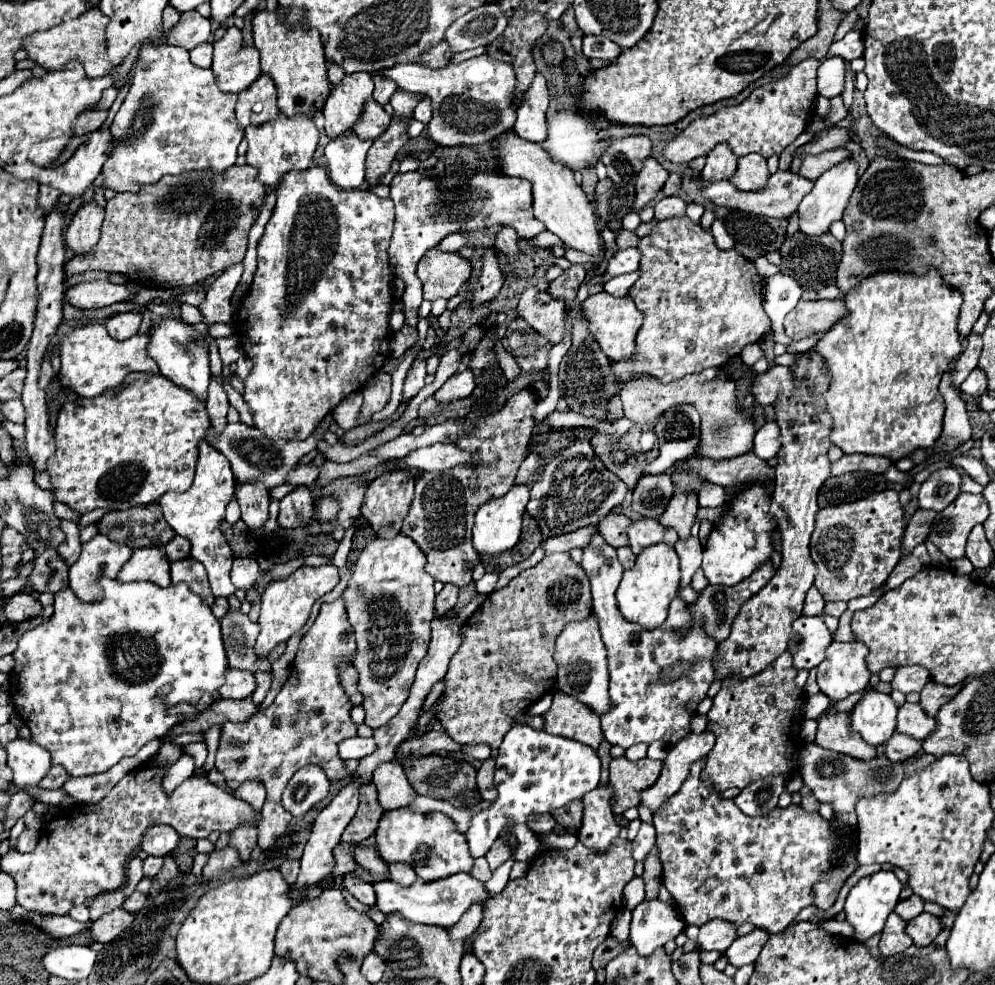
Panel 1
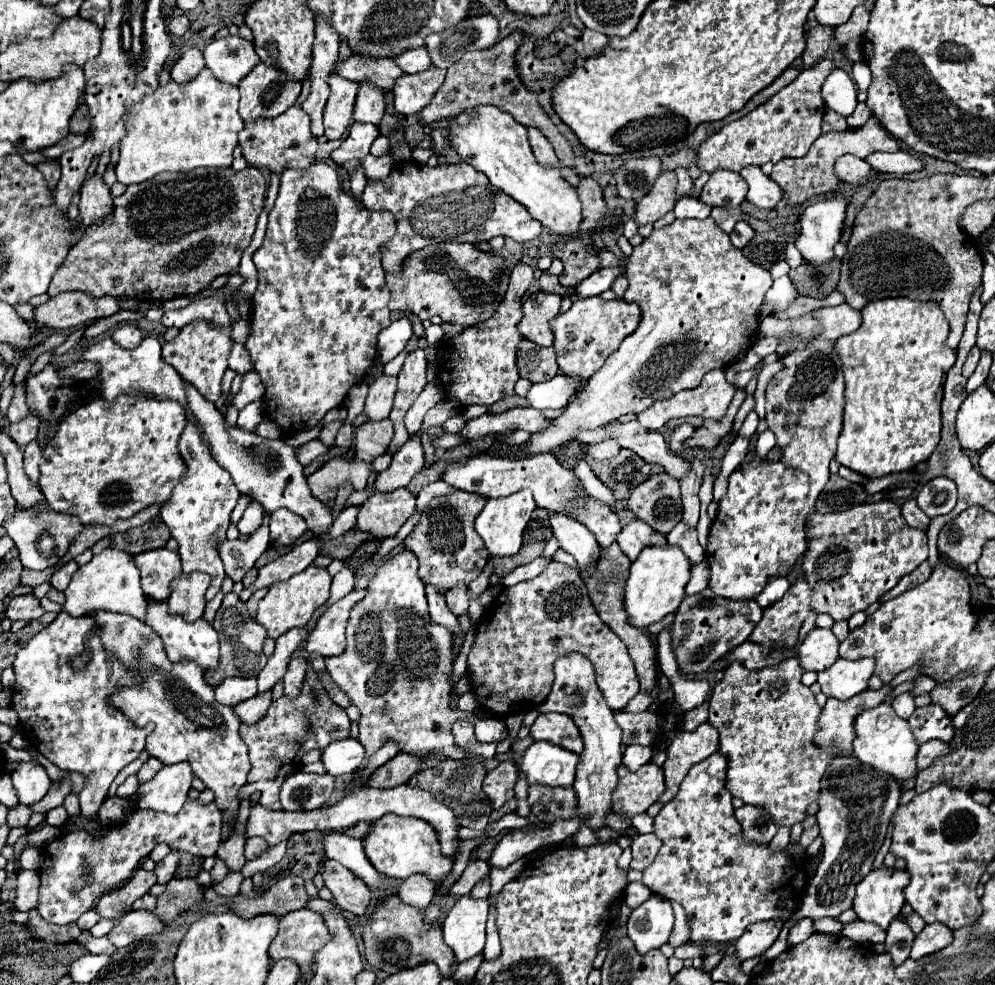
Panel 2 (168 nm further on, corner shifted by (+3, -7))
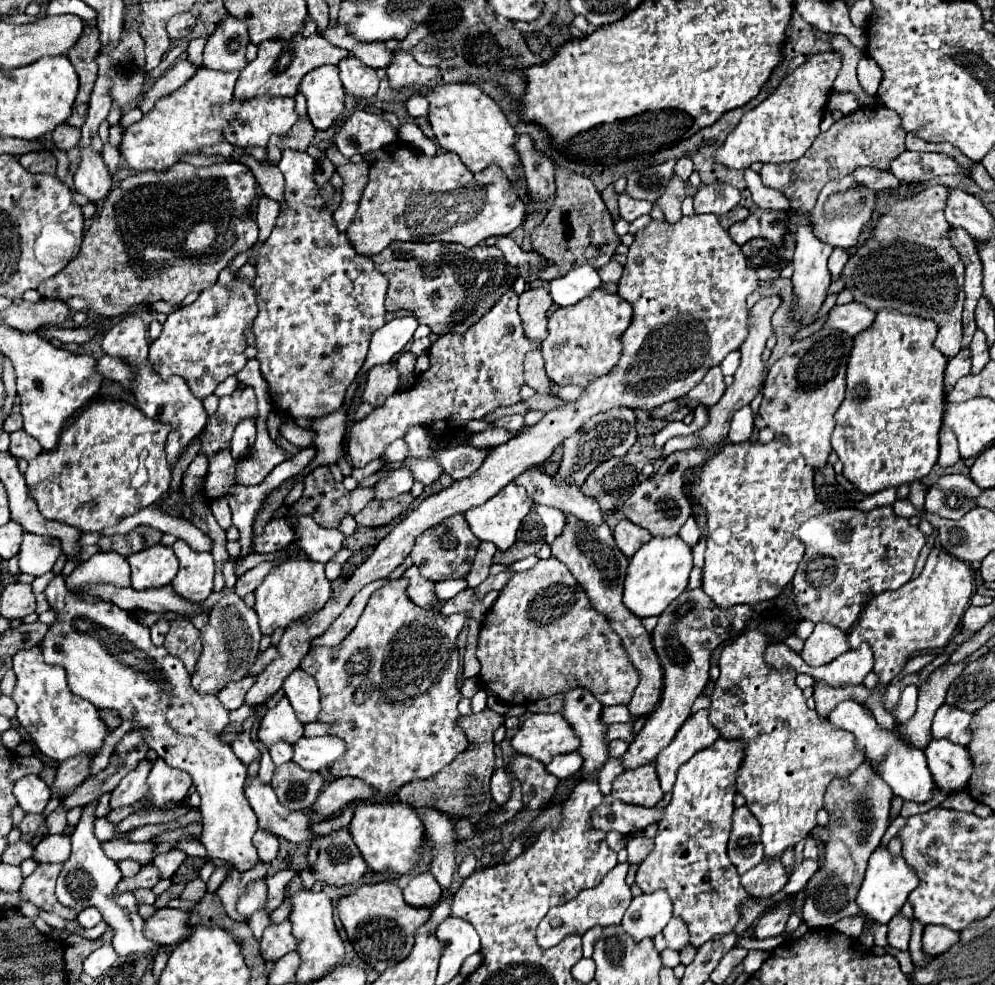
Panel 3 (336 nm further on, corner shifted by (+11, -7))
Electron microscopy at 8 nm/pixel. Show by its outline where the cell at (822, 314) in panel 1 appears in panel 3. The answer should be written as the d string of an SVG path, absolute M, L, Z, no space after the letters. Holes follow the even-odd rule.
M850 302L844 306L834 306L828 316L824 326L832 328L832 330L840 330L848 336L856 336L858 332L862 332L864 328L868 328L874 320L874 312L864 308L864 304L858 302Z

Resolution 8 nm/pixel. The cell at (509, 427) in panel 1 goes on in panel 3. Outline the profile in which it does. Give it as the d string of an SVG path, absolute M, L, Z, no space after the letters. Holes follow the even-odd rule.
M454 514L448 520L442 520L440 524L432 526L424 534L420 534L412 546L410 558L418 566L420 574L428 580L440 582L446 578L460 578L460 576L468 576L476 550L478 550L478 544L480 544L480 540L476 540L476 536L470 532L464 514Z

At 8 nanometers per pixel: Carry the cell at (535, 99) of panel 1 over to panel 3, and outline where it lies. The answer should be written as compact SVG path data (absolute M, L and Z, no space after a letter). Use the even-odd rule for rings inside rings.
M528 134L518 136L516 150L520 152L522 164L524 164L524 176L528 182L528 188L532 190L534 198L550 200L556 192L554 186L554 168L550 158L534 146L534 140Z

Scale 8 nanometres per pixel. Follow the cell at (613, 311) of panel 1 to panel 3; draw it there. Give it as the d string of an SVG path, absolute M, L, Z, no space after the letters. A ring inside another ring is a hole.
M598 288L574 306L558 308L548 318L548 338L540 346L550 380L556 384L584 386L592 376L612 370L620 358L620 336L630 326L630 320L632 306L618 294L608 294L604 288Z

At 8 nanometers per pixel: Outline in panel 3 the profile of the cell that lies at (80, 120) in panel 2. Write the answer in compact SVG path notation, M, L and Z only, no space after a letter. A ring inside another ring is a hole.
M62 124L60 128L56 128L56 132L52 132L52 140L54 140L54 146L60 148L60 150L70 150L78 144L78 140L81 138L81 131L70 124Z

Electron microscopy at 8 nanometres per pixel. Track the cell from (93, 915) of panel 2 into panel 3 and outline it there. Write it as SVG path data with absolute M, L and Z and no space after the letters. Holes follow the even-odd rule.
M92 906L84 908L84 910L78 914L78 924L80 924L82 928L92 928L92 926L96 926L100 920L102 920L100 910L96 910L96 908L92 908Z

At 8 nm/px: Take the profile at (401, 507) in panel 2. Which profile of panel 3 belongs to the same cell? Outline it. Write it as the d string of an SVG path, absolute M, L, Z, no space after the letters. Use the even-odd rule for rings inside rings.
M410 492L400 494L398 498L392 498L392 500L372 500L366 504L364 510L360 510L354 516L354 520L358 522L358 526L386 526L402 512L406 512L412 500L414 496Z

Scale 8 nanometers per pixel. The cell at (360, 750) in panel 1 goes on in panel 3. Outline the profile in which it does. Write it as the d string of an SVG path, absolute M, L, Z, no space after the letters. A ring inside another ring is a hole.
M338 736L300 738L294 744L294 762L310 772L324 772L346 754L346 742Z

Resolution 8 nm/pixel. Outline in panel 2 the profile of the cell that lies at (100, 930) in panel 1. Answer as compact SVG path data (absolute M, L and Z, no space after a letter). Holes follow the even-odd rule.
M136 910L136 912L126 914L120 920L120 924L108 936L118 948L124 948L132 942L138 942L138 940L146 938L146 936L160 934L164 928L166 928L164 922L154 912Z

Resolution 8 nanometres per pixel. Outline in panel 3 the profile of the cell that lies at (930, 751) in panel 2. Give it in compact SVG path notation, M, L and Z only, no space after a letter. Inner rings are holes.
M930 740L924 754L930 772L942 790L950 792L964 788L972 772L972 762L968 760L968 750L964 746L950 744L950 740Z

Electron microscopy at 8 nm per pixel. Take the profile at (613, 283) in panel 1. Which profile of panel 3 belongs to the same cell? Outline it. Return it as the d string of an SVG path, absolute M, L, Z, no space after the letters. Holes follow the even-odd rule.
M610 260L606 266L602 266L598 270L598 274L600 274L600 278L602 278L604 284L606 282L618 282L620 276L622 276L622 266L616 260Z

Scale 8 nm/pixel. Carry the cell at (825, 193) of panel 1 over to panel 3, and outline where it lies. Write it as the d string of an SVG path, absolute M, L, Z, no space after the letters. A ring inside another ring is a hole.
M812 224L800 226L796 230L796 248L794 248L794 258L792 258L792 266L794 266L794 274L792 274L792 284L794 284L794 292L798 296L798 304L796 304L796 318L800 318L800 328L810 324L814 320L814 314L820 310L824 298L826 298L826 290L830 286L830 270L826 266L830 254L832 254L832 246L822 242L816 234Z

